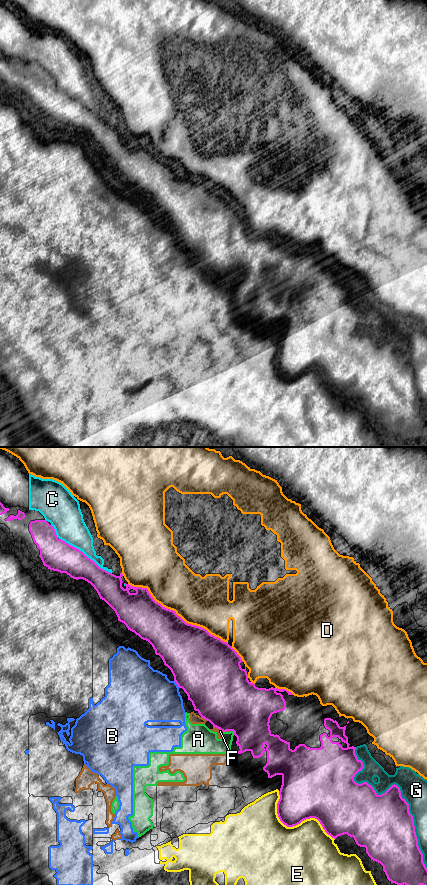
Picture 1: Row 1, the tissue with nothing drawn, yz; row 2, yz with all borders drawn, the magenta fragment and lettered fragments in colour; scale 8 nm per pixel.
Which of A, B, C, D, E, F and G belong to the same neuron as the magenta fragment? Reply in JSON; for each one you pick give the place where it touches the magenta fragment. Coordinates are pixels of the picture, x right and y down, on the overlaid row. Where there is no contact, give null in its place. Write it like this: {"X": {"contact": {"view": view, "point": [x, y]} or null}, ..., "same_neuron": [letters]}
{"same_neuron": []}

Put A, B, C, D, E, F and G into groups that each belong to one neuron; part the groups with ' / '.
A B E F / C G / D

